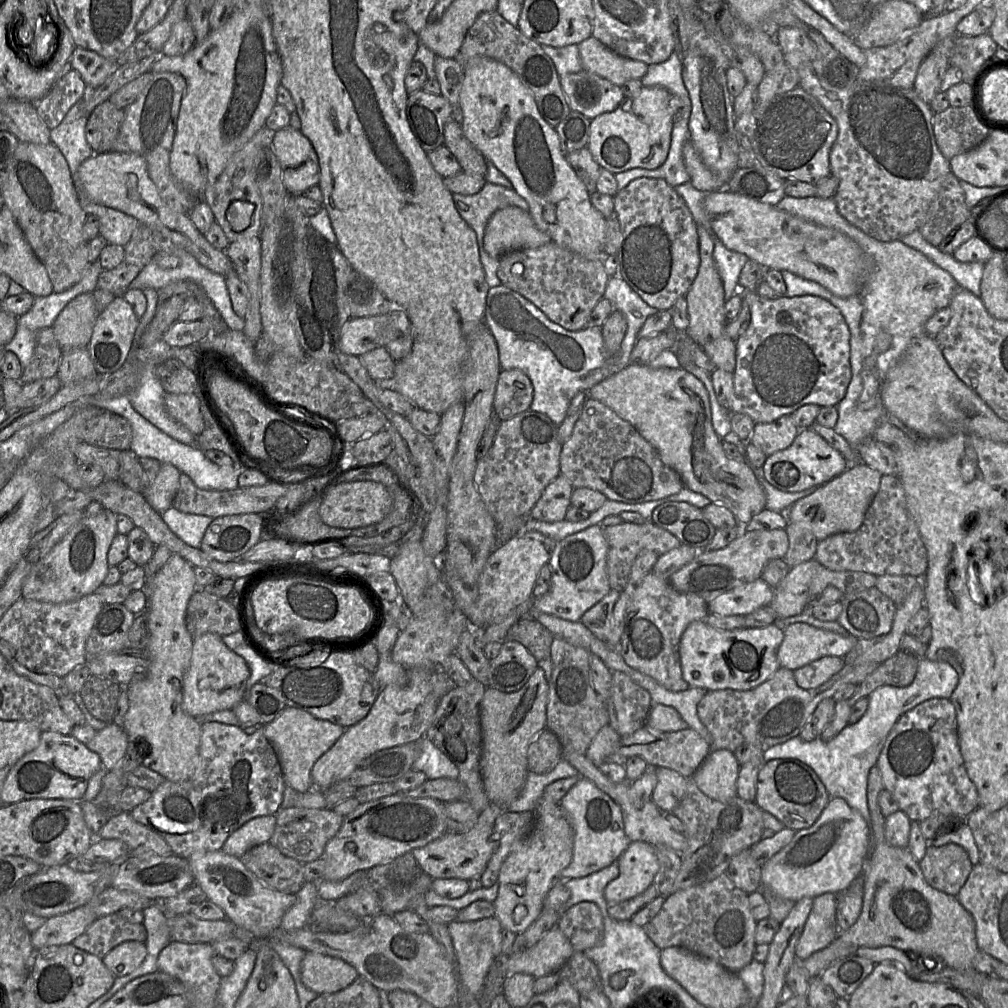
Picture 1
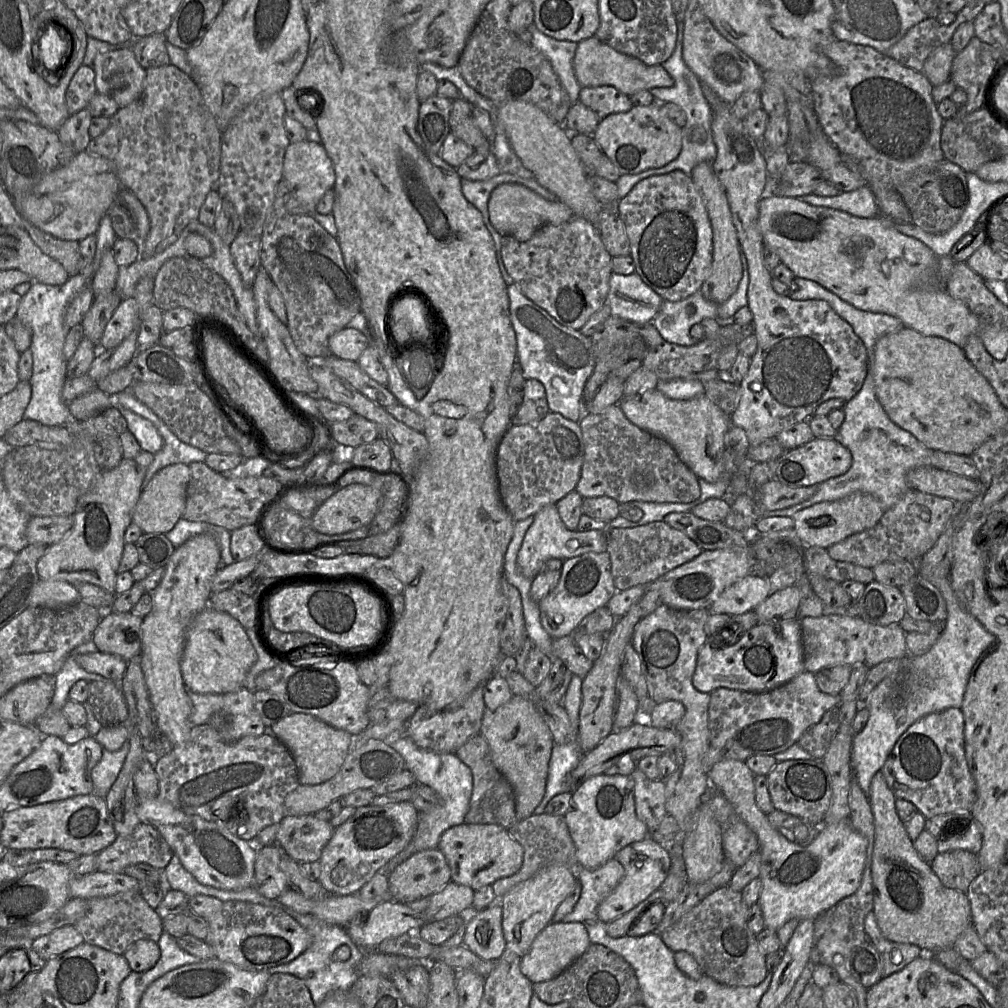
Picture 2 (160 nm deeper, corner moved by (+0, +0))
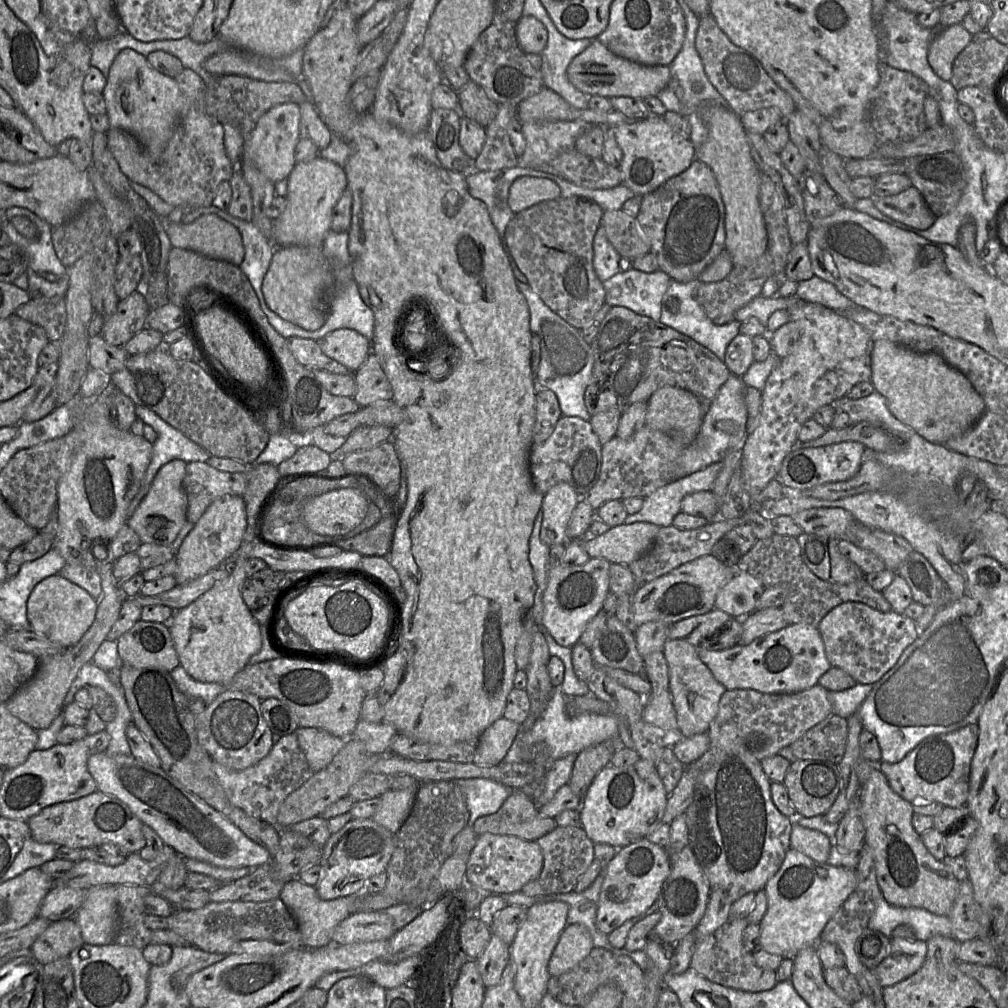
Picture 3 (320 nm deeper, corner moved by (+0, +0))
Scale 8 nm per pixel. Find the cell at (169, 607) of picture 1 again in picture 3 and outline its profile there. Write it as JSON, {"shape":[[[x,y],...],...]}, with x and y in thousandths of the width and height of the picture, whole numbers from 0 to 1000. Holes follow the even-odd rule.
{"shape":[[[223,491],[214,495],[175,548],[175,565],[172,571],[176,580],[195,574],[229,555],[240,541],[244,524],[244,503],[240,492]]]}

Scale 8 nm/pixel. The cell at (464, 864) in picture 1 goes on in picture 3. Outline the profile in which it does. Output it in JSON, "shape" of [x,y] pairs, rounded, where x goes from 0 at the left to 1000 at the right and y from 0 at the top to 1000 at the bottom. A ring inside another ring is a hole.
{"shape":[[[480,826],[474,828],[462,858],[461,875],[481,885],[506,887],[516,885],[520,878],[532,872],[539,860],[539,847],[532,834],[512,829]]]}

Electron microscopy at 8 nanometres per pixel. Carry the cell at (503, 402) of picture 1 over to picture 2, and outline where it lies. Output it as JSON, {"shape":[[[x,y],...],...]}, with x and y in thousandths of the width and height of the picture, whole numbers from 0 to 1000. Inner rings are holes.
{"shape":[[[522,376],[519,396],[511,405],[508,421],[532,420],[546,409],[540,382],[533,376]]]}

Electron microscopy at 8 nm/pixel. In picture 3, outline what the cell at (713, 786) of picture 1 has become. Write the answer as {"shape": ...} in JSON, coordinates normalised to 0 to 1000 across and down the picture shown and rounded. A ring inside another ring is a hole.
{"shape":[[[784,841],[774,862],[758,881],[761,903],[754,916],[753,938],[781,951],[799,939],[810,938],[818,918],[849,878],[849,862],[813,856]]]}

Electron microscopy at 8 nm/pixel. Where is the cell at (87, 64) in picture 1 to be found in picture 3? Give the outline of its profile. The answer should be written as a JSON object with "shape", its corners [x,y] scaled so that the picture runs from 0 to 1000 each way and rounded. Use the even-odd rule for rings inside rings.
{"shape":[[[122,49],[114,57],[105,79],[101,94],[105,101],[109,127],[128,131],[150,155],[158,155],[180,114],[185,110],[185,97],[174,77],[157,71],[136,51]]]}

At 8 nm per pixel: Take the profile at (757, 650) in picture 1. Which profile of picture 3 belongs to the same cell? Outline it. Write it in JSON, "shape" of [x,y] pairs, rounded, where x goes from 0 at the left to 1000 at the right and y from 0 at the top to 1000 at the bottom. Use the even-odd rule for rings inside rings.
{"shape":[[[800,618],[783,619],[772,626],[750,633],[742,640],[730,639],[713,646],[698,644],[693,640],[691,647],[709,674],[722,685],[748,684],[757,688],[793,687],[812,679],[813,673],[825,662],[819,652],[817,638],[811,622]]]}

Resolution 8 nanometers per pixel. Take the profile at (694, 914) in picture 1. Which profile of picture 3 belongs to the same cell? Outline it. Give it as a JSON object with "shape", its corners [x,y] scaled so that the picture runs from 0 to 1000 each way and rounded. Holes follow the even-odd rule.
{"shape":[[[738,911],[723,912],[706,927],[690,935],[686,959],[702,972],[738,984],[756,984],[766,981],[772,974],[769,963],[753,959],[747,945],[737,937],[737,925],[742,915]]]}

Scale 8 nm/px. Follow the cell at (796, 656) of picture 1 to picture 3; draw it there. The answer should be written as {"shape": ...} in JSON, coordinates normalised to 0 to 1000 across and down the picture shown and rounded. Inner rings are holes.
{"shape":[[[838,597],[823,605],[811,624],[815,632],[818,649],[826,662],[841,668],[850,678],[866,680],[891,656],[896,646],[911,632],[908,615],[889,607],[872,607],[853,597]]]}

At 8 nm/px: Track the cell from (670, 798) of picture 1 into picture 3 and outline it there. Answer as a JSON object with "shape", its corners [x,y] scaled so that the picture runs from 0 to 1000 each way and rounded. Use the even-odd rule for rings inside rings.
{"shape":[[[705,882],[698,909],[687,924],[690,935],[709,925],[724,912],[725,895],[716,882]]]}

